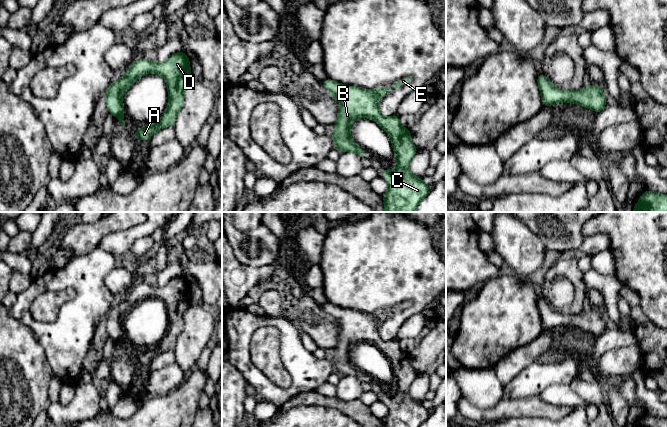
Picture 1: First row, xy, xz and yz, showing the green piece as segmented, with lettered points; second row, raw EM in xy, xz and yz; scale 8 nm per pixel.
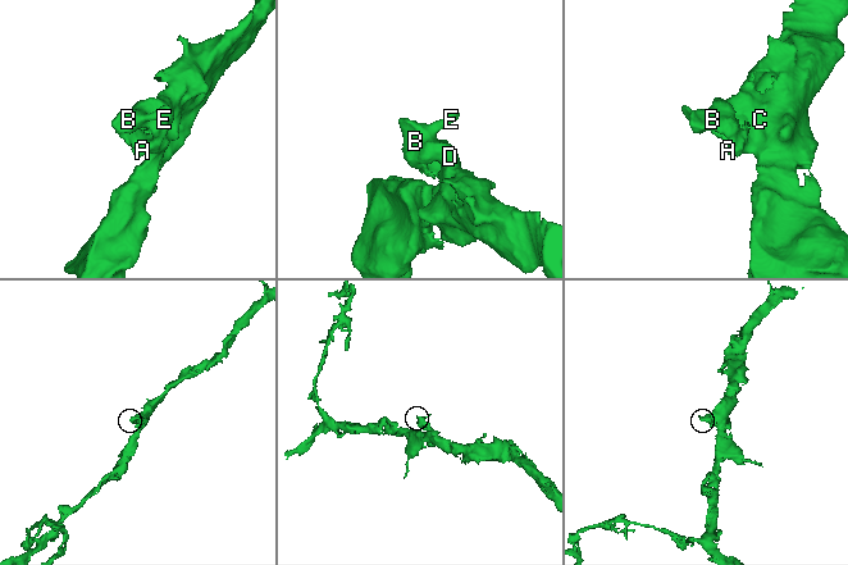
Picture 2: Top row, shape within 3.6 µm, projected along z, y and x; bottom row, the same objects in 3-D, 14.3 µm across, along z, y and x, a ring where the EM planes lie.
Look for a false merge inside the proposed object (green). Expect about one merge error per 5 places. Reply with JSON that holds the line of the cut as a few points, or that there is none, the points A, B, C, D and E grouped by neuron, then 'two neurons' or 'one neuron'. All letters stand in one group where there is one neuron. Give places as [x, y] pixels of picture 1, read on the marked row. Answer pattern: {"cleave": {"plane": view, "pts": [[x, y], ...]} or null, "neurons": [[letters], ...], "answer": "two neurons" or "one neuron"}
{"cleave": null, "neurons": [["A", "B", "C", "D", "E"]], "answer": "one neuron"}

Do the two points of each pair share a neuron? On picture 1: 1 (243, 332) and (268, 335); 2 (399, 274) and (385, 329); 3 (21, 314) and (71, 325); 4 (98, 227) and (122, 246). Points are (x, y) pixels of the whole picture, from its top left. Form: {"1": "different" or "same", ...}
{"1": "different", "2": "same", "3": "same", "4": "different"}

